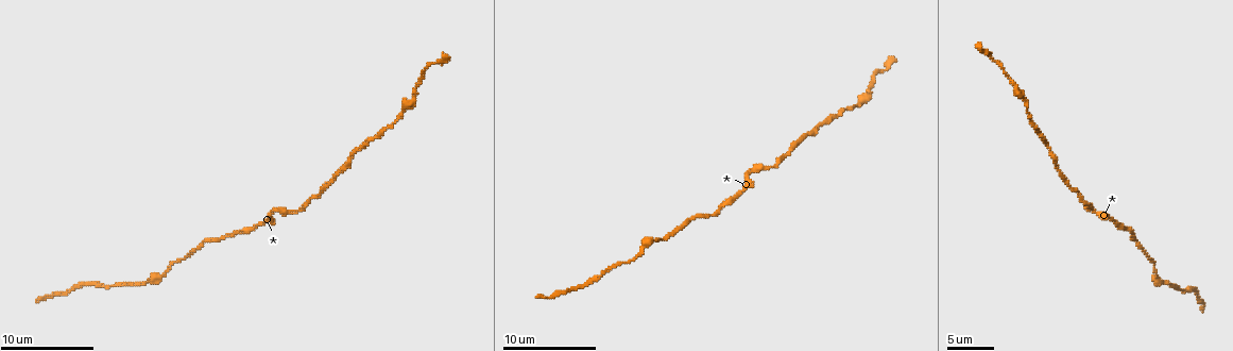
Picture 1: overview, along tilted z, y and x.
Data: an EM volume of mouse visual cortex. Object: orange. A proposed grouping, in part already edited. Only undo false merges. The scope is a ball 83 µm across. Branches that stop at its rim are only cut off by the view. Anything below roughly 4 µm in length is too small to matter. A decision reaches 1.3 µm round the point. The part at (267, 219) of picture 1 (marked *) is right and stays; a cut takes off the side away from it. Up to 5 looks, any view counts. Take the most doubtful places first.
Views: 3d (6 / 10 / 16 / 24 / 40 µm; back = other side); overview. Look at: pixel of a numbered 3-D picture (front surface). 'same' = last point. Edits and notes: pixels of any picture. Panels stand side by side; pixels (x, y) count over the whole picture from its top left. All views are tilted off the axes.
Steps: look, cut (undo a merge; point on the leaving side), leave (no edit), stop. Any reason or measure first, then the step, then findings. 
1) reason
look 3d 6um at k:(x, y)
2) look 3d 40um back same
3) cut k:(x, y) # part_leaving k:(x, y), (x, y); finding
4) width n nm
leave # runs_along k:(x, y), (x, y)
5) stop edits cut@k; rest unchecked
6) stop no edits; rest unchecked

sudden change in width
look 3d 16um at 1:(860, 106)

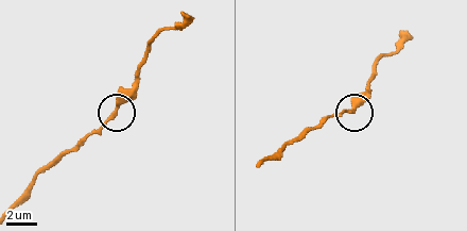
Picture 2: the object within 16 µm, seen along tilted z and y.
leave # runs_along 2:(15, 199), (39, 175), (80, 146), (136, 86); one neuron here

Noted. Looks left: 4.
thin neck
look 3d 10um at 1:(747, 173)

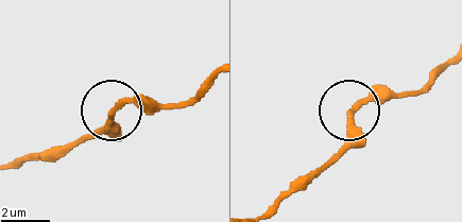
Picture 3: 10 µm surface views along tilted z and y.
other side
look 3d 10um back at 3:(116, 109)

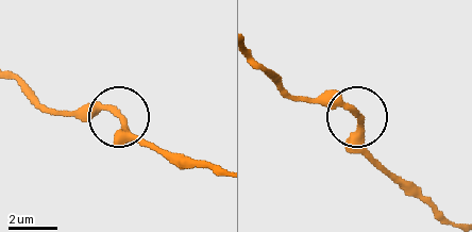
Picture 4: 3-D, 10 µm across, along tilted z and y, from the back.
leave # runs_along 4:(365, 142), (363, 120), (354, 113), (284, 95); one neuron here

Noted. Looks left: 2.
calibre changes
look 3d 16um at 1:(1170, 283)

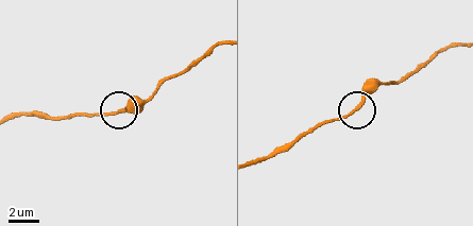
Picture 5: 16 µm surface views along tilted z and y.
leave # runs_along 5:(217, 42), (144, 100), (115, 111), (80, 112); one neuron here

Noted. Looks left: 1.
stop no edits; rest unchecked

